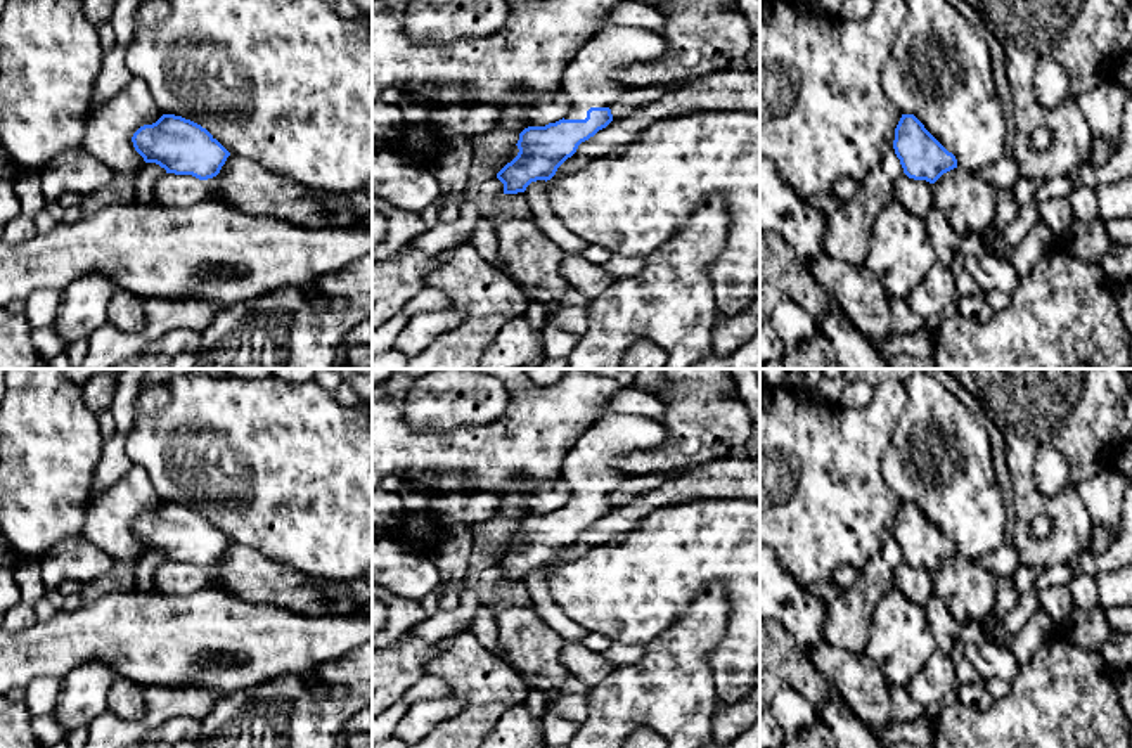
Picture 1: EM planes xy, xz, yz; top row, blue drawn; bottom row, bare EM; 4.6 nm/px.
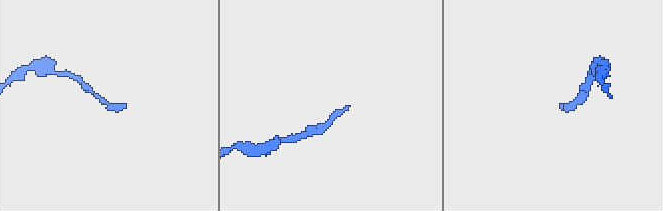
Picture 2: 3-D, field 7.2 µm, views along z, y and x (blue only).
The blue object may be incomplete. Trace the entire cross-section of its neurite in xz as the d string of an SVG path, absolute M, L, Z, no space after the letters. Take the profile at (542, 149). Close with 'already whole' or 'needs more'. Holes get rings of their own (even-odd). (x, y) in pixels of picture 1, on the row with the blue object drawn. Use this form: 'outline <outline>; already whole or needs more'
outline M609 24L597 31L563 73L559 92L569 99L564 118L519 133L518 156L497 173L504 194L524 192L531 182L550 180L582 142L613 121L609 106L628 88L613 76L665 52L665 38L653 29Z; needs more

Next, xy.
outline M163 114L156 123L140 126L132 142L145 163L199 180L216 177L230 156L206 128L175 114Z; already whole

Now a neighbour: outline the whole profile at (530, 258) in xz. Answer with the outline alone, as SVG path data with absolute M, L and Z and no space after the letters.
M512 218L495 227L504 272L526 293L547 291L557 303L573 289L563 277L564 253L531 220Z

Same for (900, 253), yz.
M890 203L874 220L864 267L874 272L891 300L907 298L938 261L924 218Z

